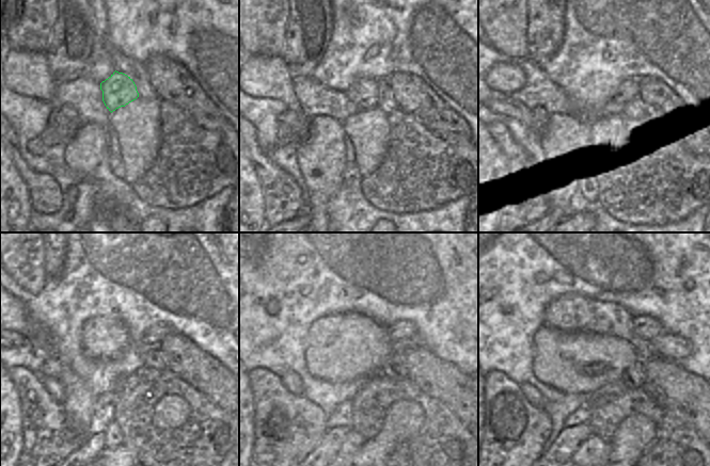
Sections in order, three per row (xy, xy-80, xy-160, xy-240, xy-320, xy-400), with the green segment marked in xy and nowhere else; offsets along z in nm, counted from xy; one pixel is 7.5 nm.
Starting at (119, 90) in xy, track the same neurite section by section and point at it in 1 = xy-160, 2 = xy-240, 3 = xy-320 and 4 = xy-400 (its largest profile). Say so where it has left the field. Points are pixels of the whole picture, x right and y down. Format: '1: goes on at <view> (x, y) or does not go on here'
1: goes on at xy-160 (627, 92)
2: goes on at xy-240 (155, 334)
3: goes on at xy-320 (403, 330)
4: goes on at xy-400 (646, 327)

